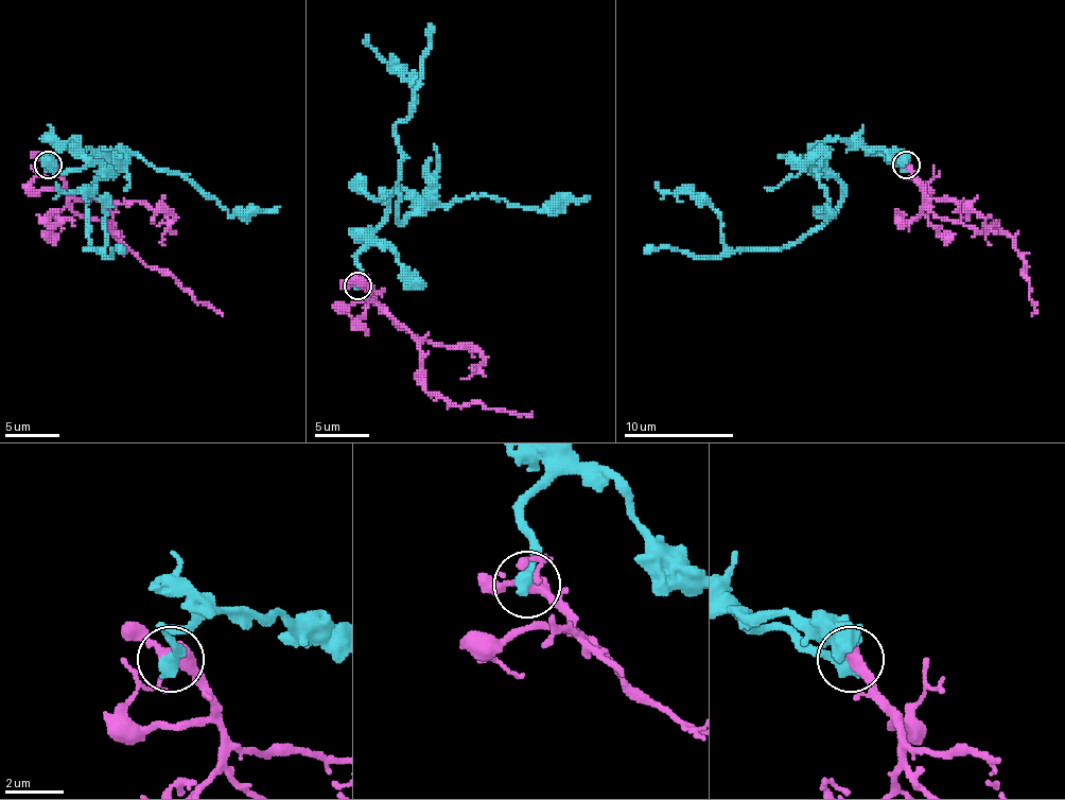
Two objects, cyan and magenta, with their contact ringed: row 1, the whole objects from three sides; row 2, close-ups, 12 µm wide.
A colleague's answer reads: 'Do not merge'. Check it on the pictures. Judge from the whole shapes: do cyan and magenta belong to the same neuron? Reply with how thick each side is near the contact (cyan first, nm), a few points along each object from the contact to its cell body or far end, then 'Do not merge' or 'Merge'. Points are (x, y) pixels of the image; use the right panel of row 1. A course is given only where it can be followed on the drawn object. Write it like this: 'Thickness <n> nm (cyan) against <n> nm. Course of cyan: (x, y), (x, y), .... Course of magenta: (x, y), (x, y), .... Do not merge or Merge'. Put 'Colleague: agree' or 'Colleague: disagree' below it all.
Thickness 480 nm (cyan) against 400 nm. Course of cyan: (906, 166), (830, 138), (810, 162), (841, 185), (838, 209), (789, 245), (734, 250), (706, 204), (655, 181). Course of magenta: (906, 166), (933, 214), (977, 231), (1001, 228), (1013, 237), (1013, 247), (1027, 266), (1032, 316). Do not merge
Colleague: agree

